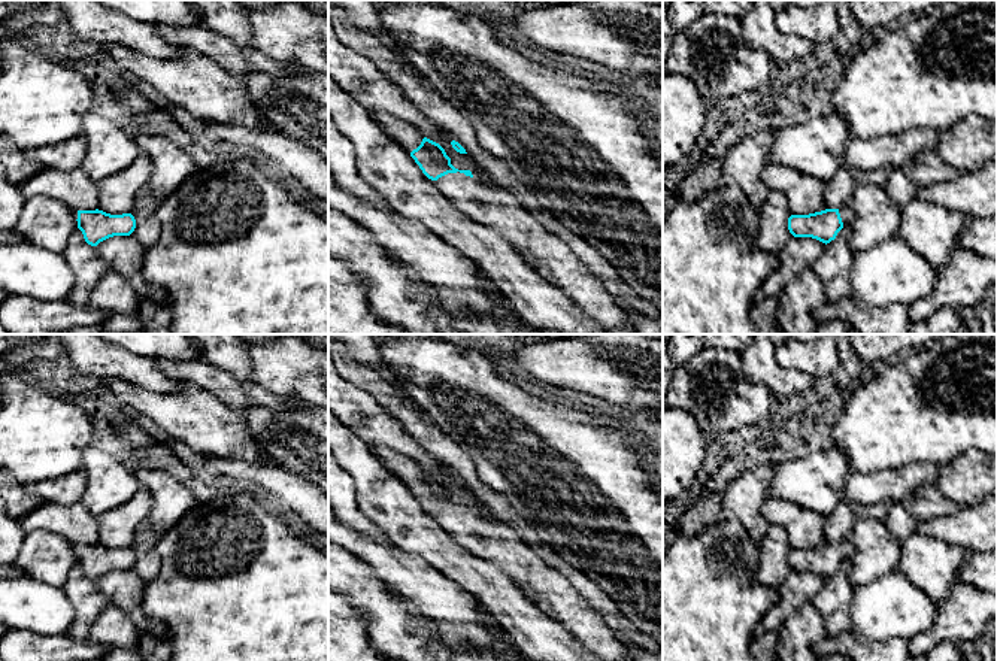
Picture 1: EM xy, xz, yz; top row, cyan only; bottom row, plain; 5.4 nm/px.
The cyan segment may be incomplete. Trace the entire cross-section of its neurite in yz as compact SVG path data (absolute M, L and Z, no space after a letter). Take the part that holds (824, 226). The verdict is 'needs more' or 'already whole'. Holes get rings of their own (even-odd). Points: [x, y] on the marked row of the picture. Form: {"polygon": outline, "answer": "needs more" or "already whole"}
{"polygon": "M846 204L840 209L825 209L809 215L791 215L788 230L794 237L812 237L827 245L851 224L852 218L854 209Z", "answer": "needs more"}

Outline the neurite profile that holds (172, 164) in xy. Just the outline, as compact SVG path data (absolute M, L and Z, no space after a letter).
M140 134L136 143L152 161L146 189L158 200L169 197L199 170L199 158L161 134Z

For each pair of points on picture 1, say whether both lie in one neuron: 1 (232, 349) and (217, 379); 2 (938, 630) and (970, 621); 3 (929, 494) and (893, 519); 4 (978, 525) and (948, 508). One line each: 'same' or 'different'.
1: different
2: same
3: same
4: different

